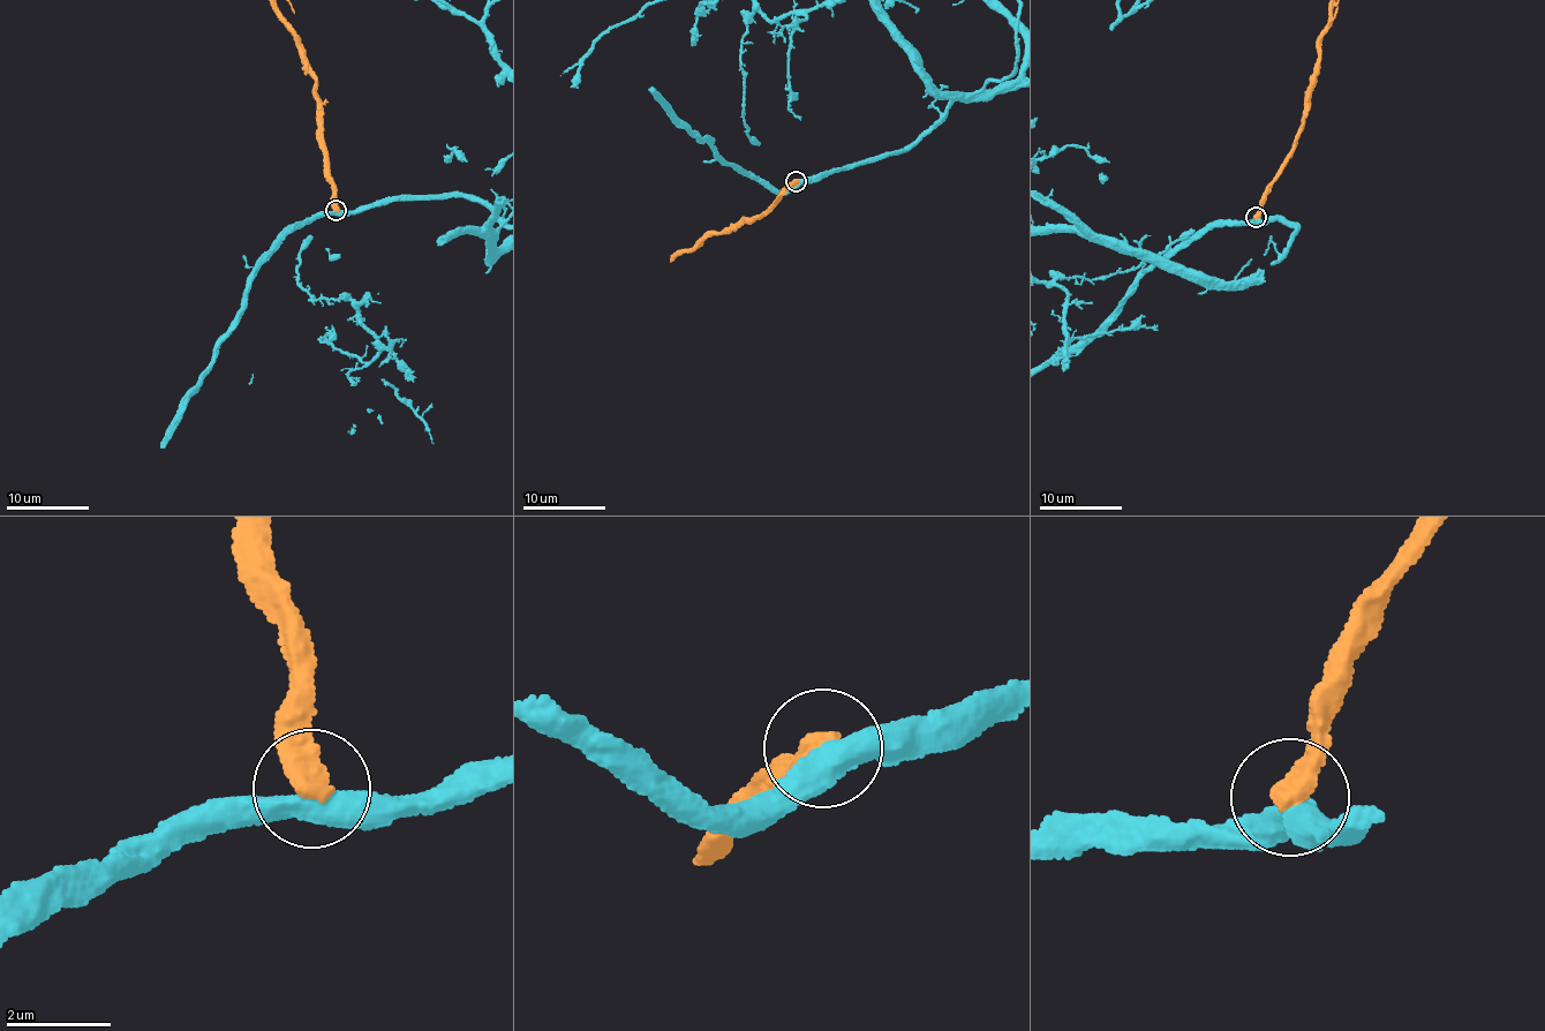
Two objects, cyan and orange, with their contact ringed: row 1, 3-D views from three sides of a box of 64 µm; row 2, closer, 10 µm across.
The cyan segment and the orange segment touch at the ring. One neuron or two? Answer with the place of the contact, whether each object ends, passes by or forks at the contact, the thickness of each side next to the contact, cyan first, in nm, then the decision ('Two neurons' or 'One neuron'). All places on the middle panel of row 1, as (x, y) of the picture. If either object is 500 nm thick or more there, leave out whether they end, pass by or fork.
Place: (796, 181). Thickness 480 nm (cyan) against 550 nm. Two neurons

